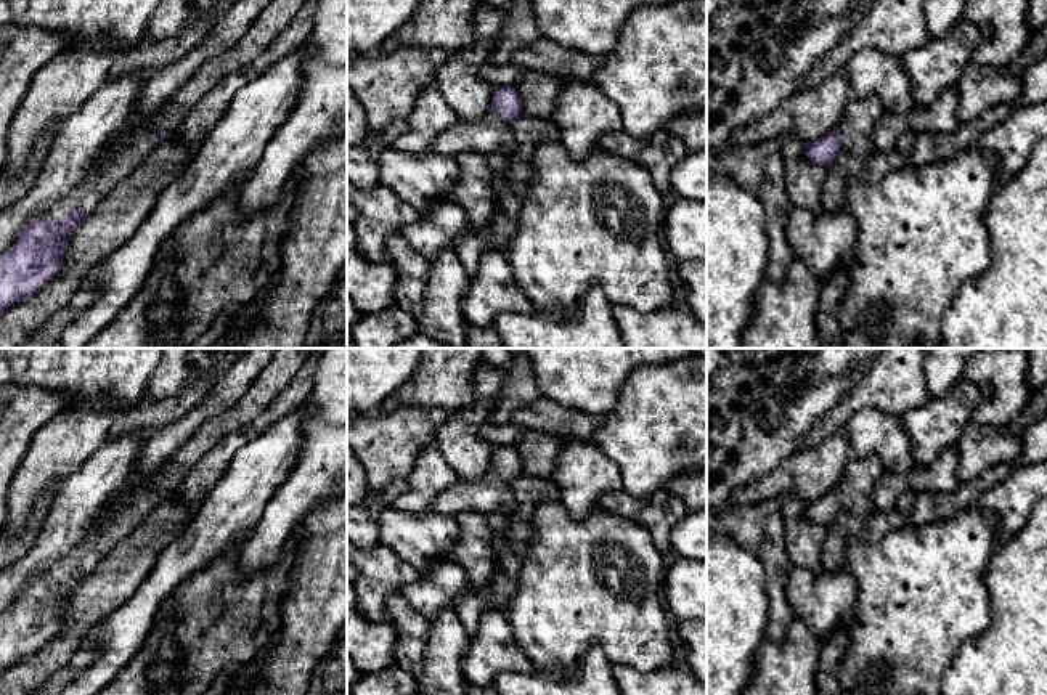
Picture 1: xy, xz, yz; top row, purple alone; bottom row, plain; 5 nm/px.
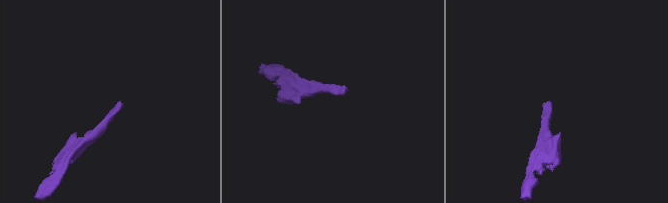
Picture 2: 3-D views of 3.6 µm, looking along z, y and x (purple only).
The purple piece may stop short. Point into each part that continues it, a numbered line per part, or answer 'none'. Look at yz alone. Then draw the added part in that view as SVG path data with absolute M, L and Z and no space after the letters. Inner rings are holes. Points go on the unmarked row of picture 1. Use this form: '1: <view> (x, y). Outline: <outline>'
1: yz (858, 480). Outline: M875 454L849 457L837 485L840 510L867 517L874 510L874 488L883 472Z

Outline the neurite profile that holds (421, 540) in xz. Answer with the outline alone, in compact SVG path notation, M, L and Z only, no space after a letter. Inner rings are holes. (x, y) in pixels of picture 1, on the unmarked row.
M384 509L379 517L379 546L389 547L418 571L443 562L443 554L456 544L458 523L437 512L409 514Z

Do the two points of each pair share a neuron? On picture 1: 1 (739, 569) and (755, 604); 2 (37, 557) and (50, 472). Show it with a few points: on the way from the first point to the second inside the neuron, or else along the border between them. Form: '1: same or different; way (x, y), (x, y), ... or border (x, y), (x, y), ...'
1: same; way (739, 577), (742, 591), (747, 596)
2: different; border (85, 461), (57, 485)

